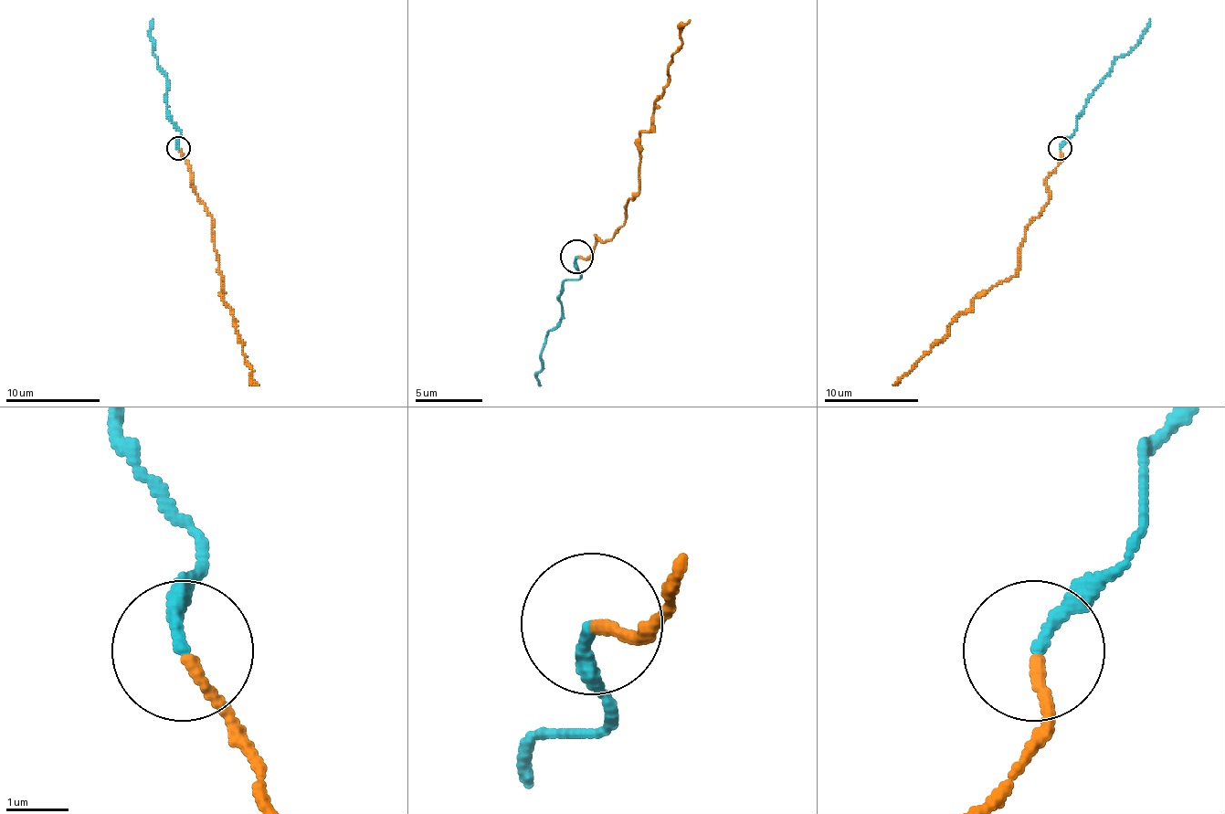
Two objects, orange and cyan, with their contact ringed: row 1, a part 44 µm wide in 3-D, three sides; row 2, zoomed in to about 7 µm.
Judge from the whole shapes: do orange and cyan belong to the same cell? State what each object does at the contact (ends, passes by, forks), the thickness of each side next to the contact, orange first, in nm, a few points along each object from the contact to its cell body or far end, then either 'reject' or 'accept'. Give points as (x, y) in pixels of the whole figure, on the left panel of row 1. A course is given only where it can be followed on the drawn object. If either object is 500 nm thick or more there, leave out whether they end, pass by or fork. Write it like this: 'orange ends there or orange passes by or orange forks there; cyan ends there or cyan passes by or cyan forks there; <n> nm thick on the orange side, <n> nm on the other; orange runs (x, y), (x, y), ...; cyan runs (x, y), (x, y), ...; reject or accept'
orange ends there; cyan ends there; 180 nm thick on the orange side, 190 nm on the other; orange runs (178, 149), (200, 201), (212, 217), (223, 300), (230, 309), (233, 323), (242, 342), (245, 364), (258, 385); cyan runs (178, 149), (181, 132), (169, 113), (167, 80), (150, 40), (153, 19); reject

